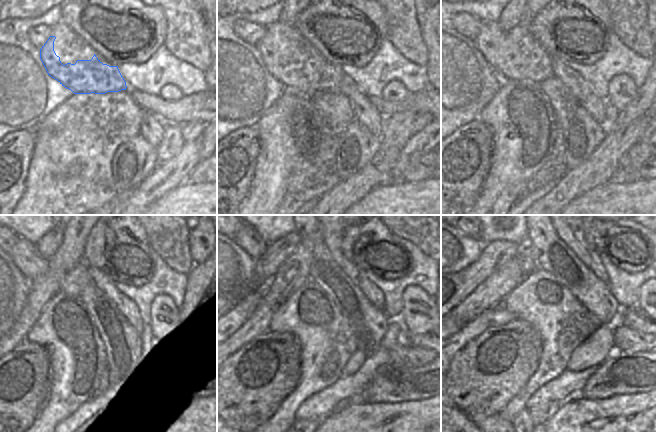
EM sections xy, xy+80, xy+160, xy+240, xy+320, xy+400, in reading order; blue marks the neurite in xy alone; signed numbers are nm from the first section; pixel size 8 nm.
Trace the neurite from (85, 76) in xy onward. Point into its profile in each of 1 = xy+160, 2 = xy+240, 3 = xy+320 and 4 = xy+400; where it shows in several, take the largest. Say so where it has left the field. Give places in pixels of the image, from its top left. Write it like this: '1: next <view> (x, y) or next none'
1: next xy+160 (488, 41)
2: next xy+240 (32, 255)
3: next xy+320 (246, 237)
4: next xy+400 (476, 235)

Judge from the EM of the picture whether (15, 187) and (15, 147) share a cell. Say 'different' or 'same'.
same

